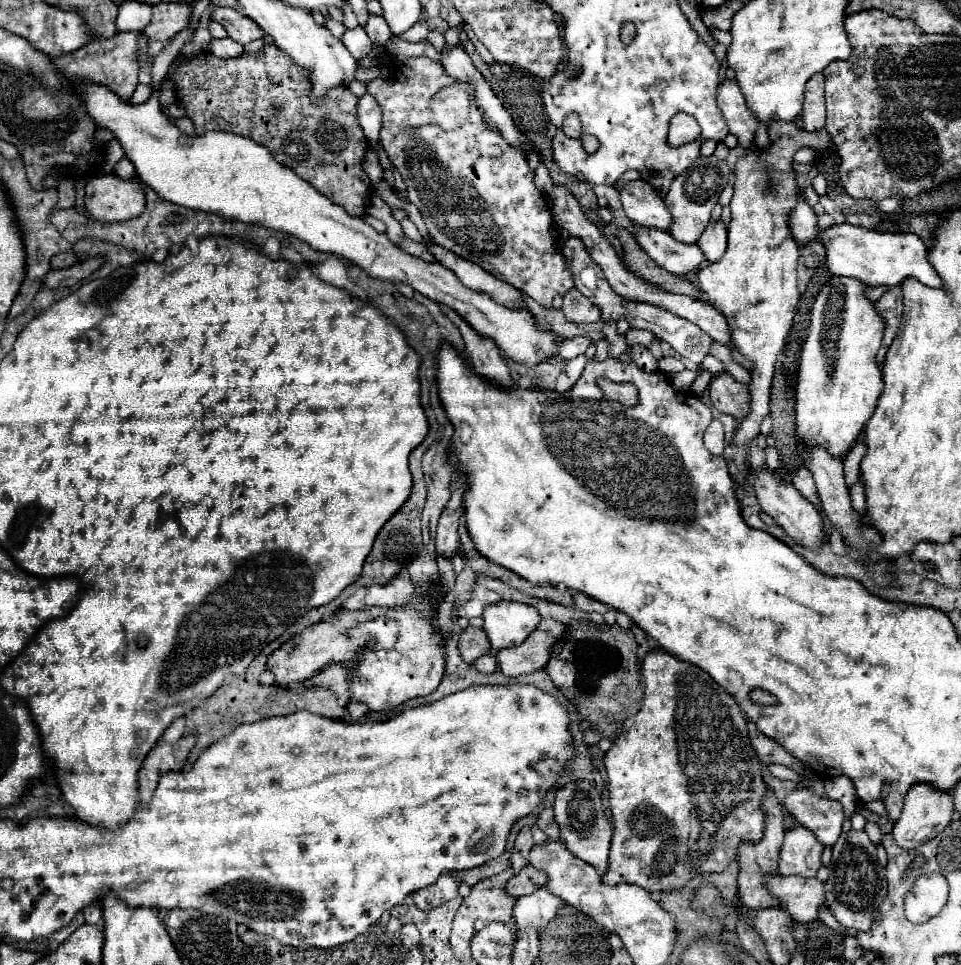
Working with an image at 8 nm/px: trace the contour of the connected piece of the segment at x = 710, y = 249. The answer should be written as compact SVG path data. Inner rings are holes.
M721 220L709 222L701 238L697 240L697 246L705 254L707 262L719 262L727 250L727 226Z

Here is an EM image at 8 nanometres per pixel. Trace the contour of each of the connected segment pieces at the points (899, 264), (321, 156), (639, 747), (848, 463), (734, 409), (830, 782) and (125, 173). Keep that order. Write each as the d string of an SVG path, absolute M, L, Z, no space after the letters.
M797 190L795 194L795 208L789 214L789 228L799 246L805 246L809 242L819 242L827 250L827 270L831 274L839 276L853 276L867 286L897 286L905 278L913 276L921 280L923 284L931 288L941 288L943 282L933 270L933 266L927 260L927 246L917 234L905 234L905 232L879 232L879 230L867 230L863 226L853 226L853 224L837 224L829 226L825 230L819 230L817 220L819 216L815 210L807 204L803 192Z
M265 44L263 50L253 54L241 54L237 58L217 58L211 52L175 60L169 68L169 78L175 84L177 102L185 108L187 116L195 124L195 134L205 134L209 130L227 130L251 138L253 142L265 146L275 160L291 168L297 176L317 188L323 196L343 206L351 216L363 216L371 200L371 180L363 168L367 158L367 138L357 120L359 98L349 92L349 88L333 88L319 100L309 102L309 80L293 68L289 56L283 56L275 44Z
M653 648L643 658L643 682L645 682L645 700L641 704L641 710L635 716L635 722L631 728L621 730L611 744L611 750L605 754L605 768L609 776L609 802L611 802L611 822L613 822L613 840L611 840L611 854L609 854L609 870L603 874L603 880L607 884L619 884L629 882L643 886L649 892L663 892L663 890L675 890L683 886L689 878L701 872L721 872L727 868L731 860L735 860L737 844L741 840L759 840L763 832L763 812L759 808L761 796L767 788L761 776L761 760L757 758L755 748L749 742L747 732L747 718L741 712L739 704L731 694L727 694L705 670L683 662L671 654L667 654L661 648Z
M859 438L847 454L844 464L845 481L848 487L860 480L860 463L866 453L864 440Z
M719 372L709 382L709 400L719 412L731 414L733 418L741 416L745 412L749 396L745 396L745 384L737 382L731 374Z
M835 776L835 778L827 778L823 784L825 784L825 794L833 800L839 800L843 804L845 816L851 818L857 806L857 794L853 782L849 782L847 776L839 776L839 778Z
M122 158L115 166L114 172L124 180L130 180L135 175L135 168L131 161Z

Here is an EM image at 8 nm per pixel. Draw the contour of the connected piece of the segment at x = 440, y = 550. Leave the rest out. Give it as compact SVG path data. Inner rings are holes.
M461 482L461 486L451 494L451 500L447 502L447 508L443 510L439 518L439 526L437 526L437 550L435 552L447 560L451 560L459 548L459 534L457 534L459 514L455 514L455 510L461 508L463 490L465 490L465 482Z

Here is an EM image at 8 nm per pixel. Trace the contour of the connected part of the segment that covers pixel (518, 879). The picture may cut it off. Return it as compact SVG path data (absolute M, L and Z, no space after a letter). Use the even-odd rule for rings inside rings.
M527 864L519 874L515 874L507 886L505 886L505 892L519 898L519 896L525 896L525 894L531 894L535 892L537 888L541 888L545 884L545 876L541 876L541 872L537 872L531 864Z

